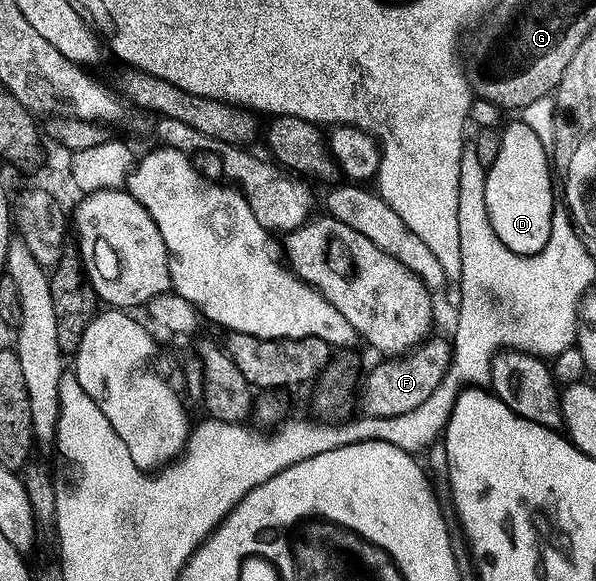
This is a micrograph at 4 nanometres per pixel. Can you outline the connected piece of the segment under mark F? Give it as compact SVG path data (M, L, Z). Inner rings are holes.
M437 335L424 340L418 347L412 348L406 356L396 356L382 360L381 364L375 366L367 375L364 376L359 389L359 402L361 401L363 409L362 414L371 416L395 416L403 413L409 413L416 410L419 405L427 401L433 395L435 389L439 387L446 373L450 369L453 361L453 344L450 338L437 337Z

